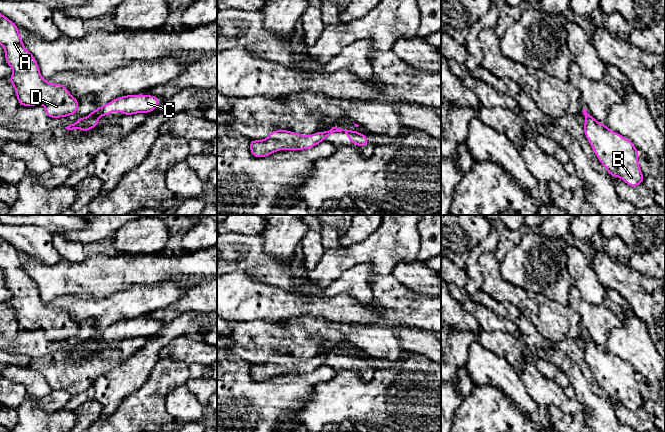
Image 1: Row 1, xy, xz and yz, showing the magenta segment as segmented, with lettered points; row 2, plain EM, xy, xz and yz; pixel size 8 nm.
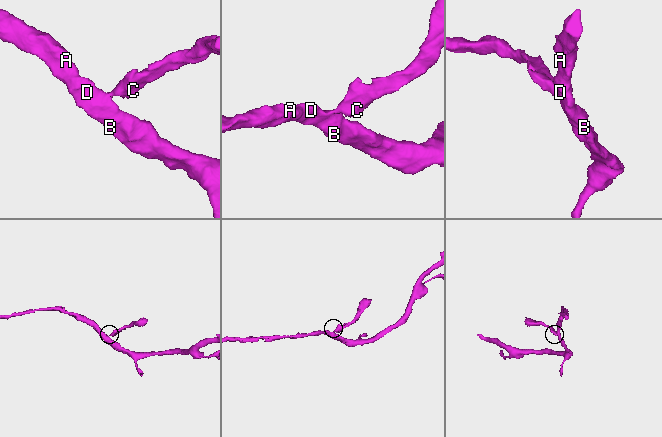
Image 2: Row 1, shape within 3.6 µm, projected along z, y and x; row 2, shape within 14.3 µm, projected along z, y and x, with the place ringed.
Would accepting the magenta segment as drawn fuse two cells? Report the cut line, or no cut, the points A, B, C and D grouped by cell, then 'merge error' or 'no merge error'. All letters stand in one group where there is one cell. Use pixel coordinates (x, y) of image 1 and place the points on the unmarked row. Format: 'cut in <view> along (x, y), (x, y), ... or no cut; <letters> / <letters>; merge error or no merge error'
cut in xy along (99, 332), (101, 338); A B D / C; merge error

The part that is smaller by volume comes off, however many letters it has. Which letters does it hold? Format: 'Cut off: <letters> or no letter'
Cut off: C

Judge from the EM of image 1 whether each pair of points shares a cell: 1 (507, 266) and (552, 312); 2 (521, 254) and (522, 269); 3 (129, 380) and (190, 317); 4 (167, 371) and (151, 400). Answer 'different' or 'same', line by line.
1: different
2: same
3: same
4: same

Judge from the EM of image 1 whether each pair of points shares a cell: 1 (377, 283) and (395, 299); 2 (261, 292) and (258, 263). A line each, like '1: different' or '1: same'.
1: same
2: different

